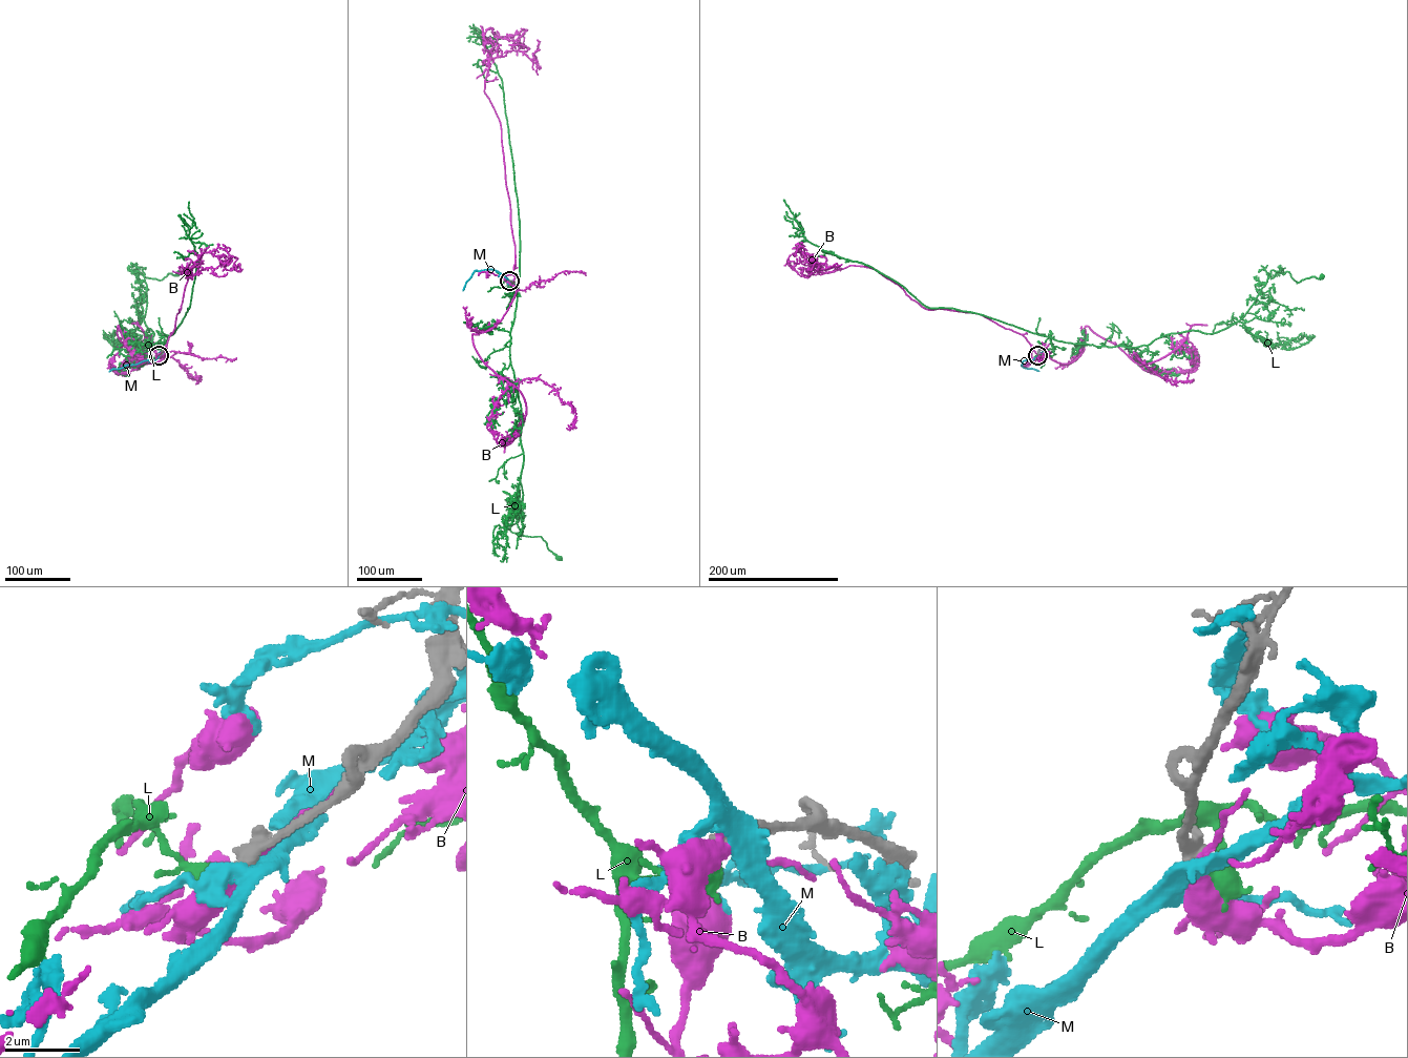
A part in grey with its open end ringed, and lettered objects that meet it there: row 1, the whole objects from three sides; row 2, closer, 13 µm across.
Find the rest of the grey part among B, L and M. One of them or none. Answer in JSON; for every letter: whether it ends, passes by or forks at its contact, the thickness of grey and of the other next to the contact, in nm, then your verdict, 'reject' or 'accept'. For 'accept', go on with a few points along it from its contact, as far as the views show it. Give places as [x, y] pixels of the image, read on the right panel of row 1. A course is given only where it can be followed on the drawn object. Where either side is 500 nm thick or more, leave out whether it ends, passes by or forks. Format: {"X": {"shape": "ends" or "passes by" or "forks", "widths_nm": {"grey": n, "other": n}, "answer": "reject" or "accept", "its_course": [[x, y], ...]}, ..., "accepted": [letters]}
{"B": {"shape": "passes by", "widths_nm": {"grey": 400, "other": 280}, "answer": "reject"}, "L": {"shape": "ends", "widths_nm": {"grey": 400, "other": 320}, "answer": "reject"}, "M": {"shape": "passes by", "widths_nm": {"grey": 400, "other": 480}, "answer": "reject"}, "accepted": []}

